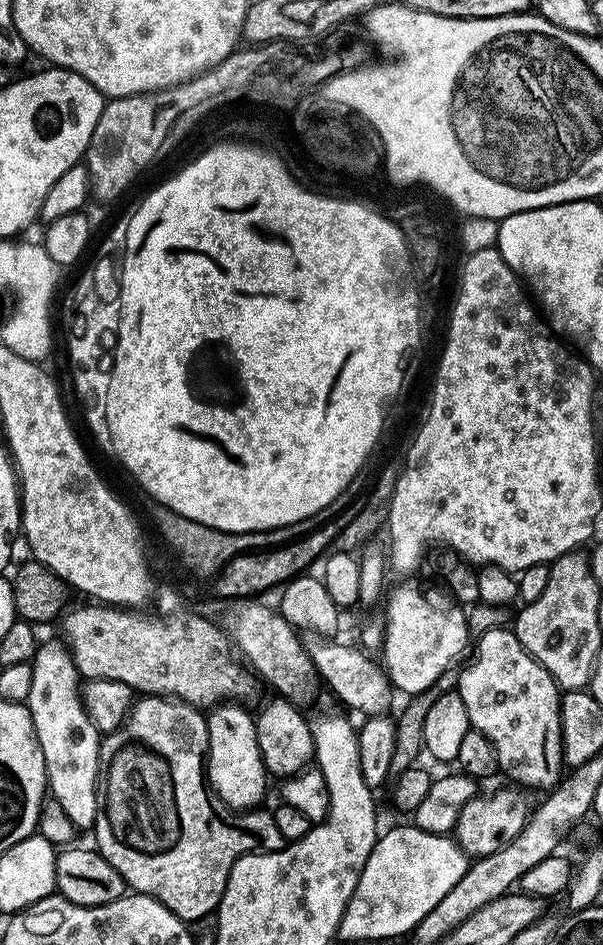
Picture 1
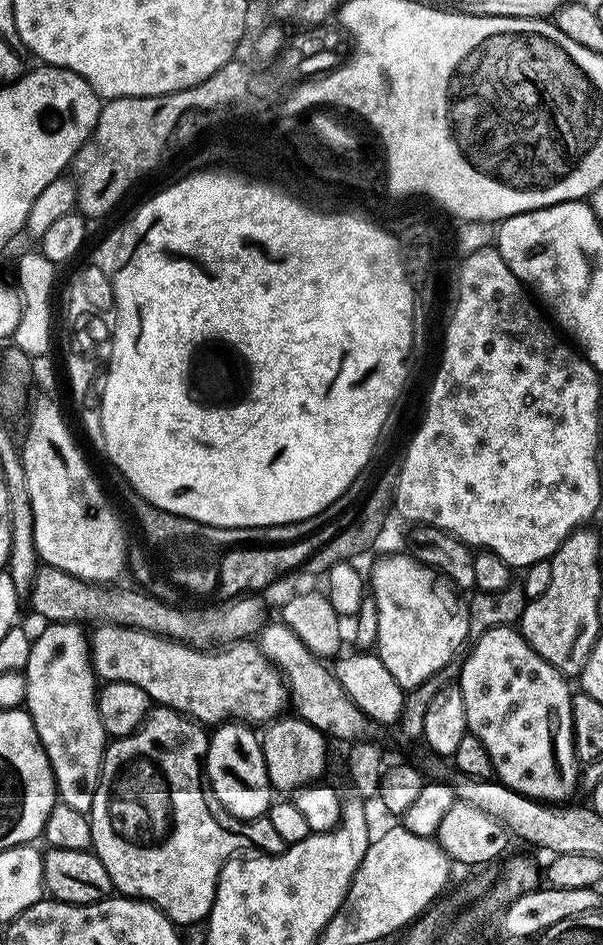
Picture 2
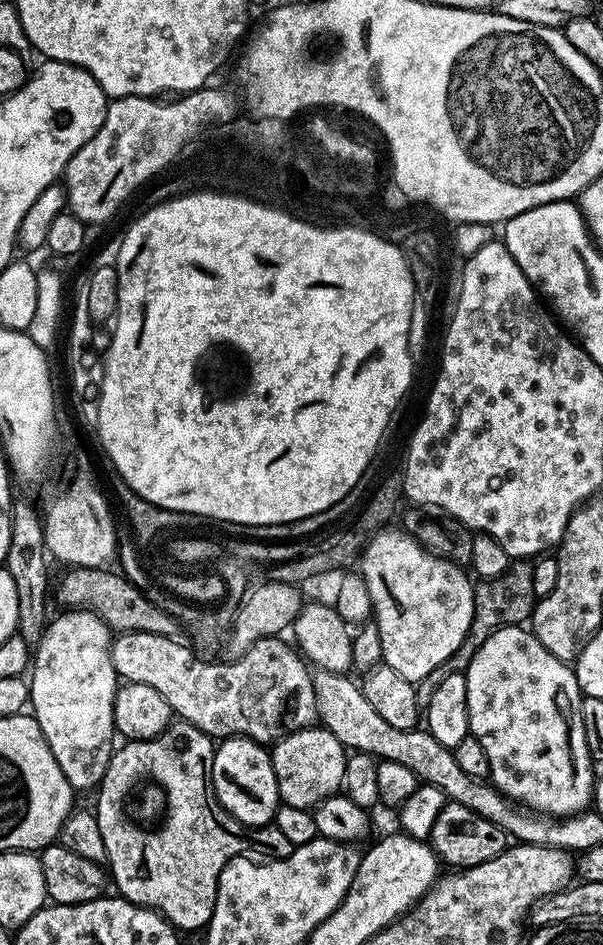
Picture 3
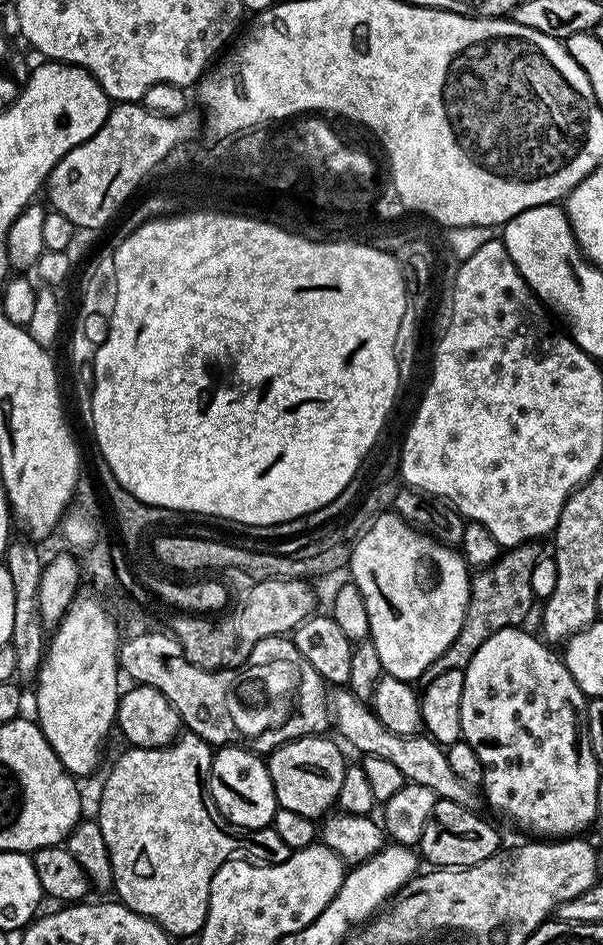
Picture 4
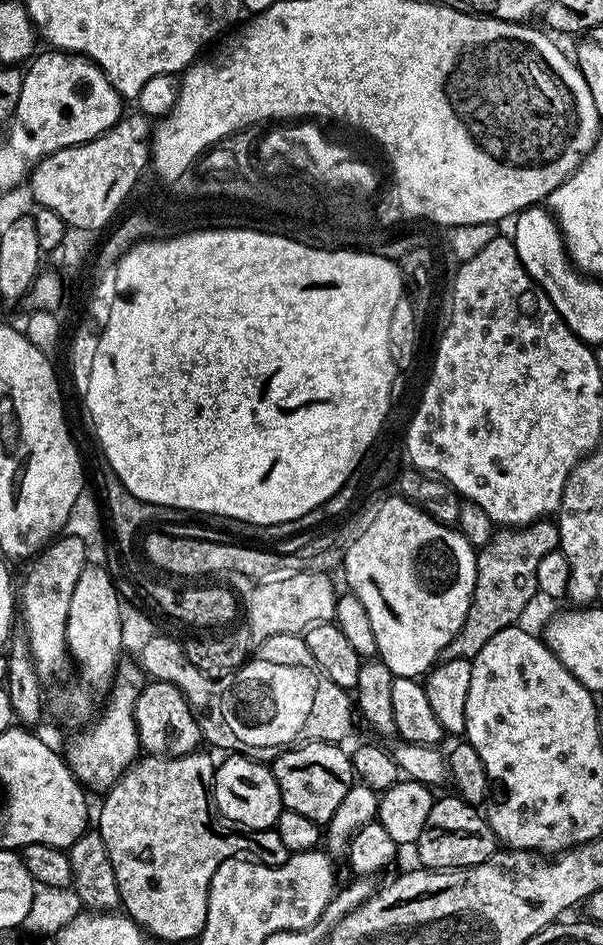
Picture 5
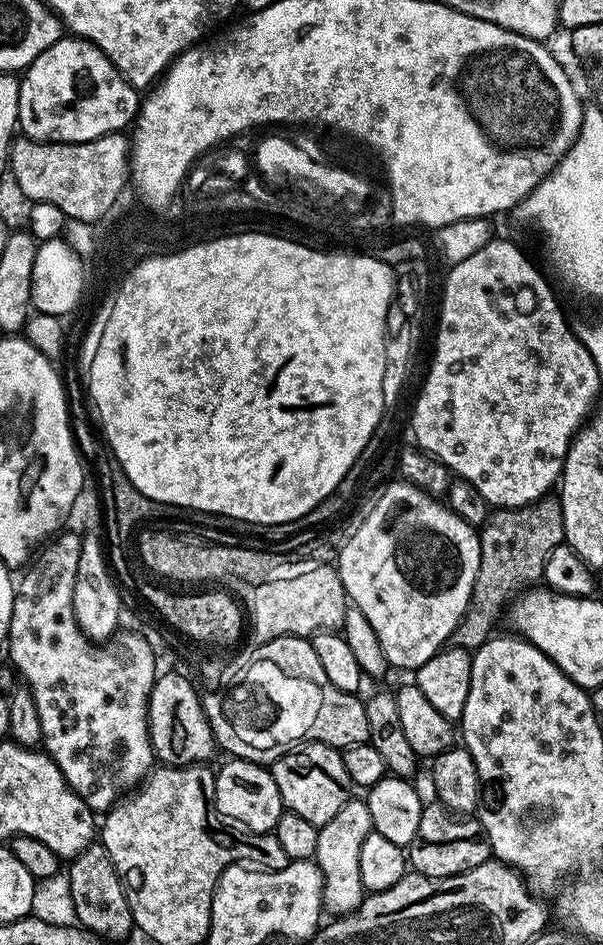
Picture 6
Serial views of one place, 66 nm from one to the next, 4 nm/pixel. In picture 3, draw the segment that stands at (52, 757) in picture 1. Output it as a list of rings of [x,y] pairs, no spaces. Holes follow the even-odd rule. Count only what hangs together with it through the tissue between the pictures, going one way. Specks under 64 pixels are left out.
[[[64,610],[60,613],[61,616],[47,621],[44,635],[35,645],[30,661],[30,712],[36,717],[58,766],[62,766],[62,774],[66,774],[70,786],[80,793],[99,785],[114,751],[114,698],[118,687],[118,677],[112,665],[114,636],[104,620],[94,612]]]

